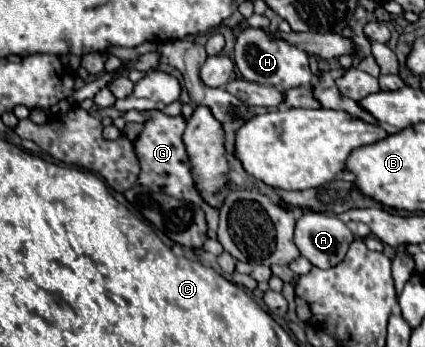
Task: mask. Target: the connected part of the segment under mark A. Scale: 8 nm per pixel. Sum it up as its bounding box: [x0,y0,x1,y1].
[294,213,352,269]

